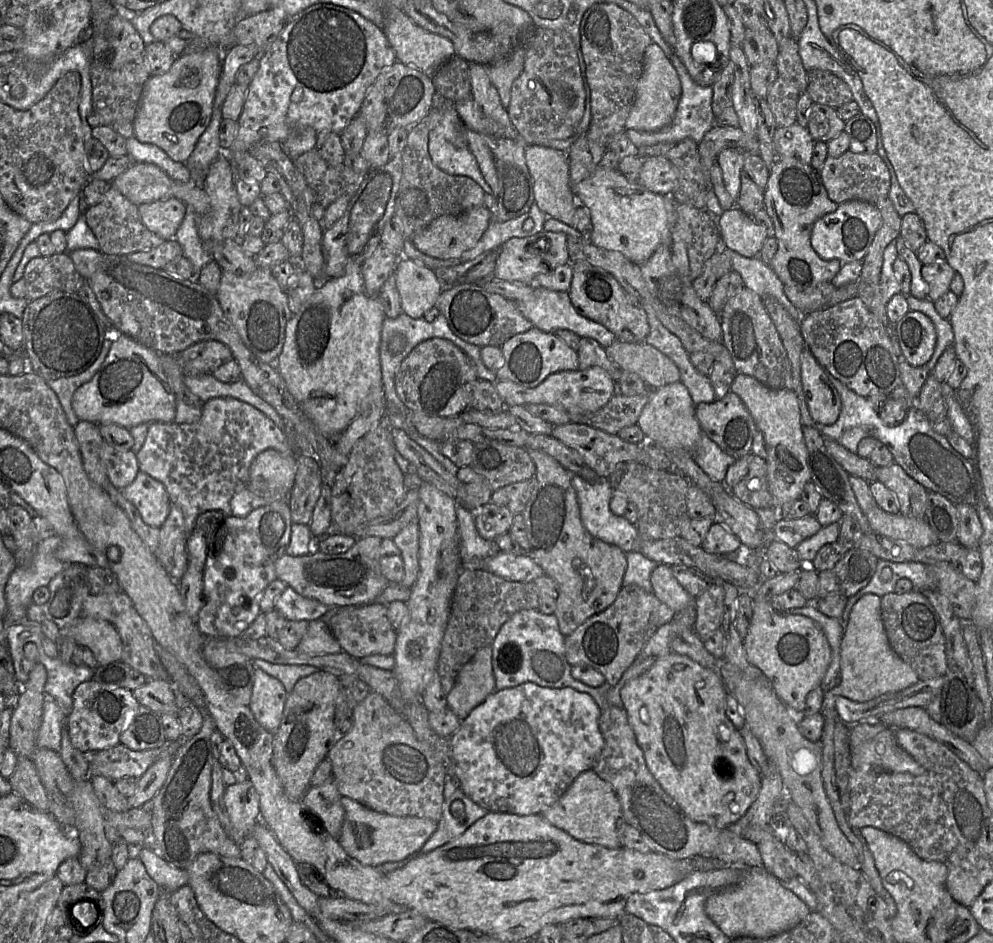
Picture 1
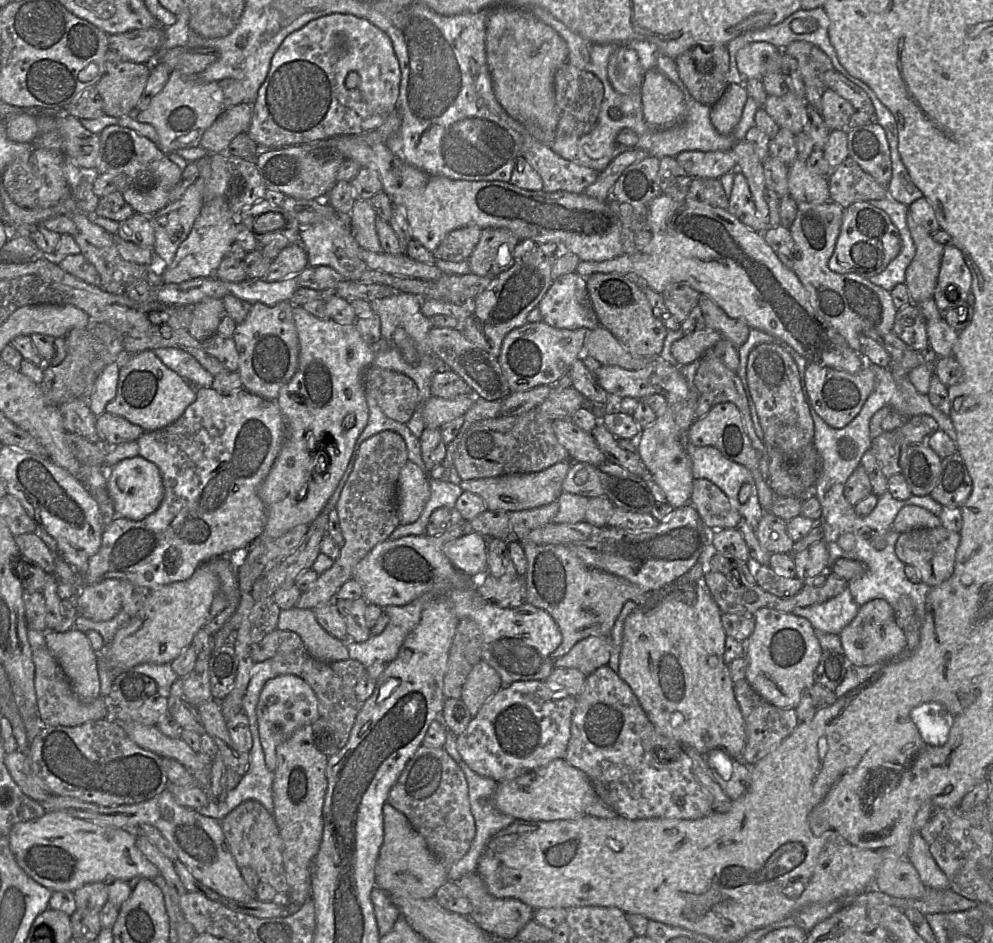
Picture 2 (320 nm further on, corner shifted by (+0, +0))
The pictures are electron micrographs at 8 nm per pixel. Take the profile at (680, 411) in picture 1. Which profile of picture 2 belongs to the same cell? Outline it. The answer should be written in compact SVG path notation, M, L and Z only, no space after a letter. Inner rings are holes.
M662 193L649 204L646 227L652 233L652 237L644 249L633 254L623 253L619 257L602 262L580 261L575 272L582 277L588 277L594 272L621 275L634 272L658 293L662 293L674 283L687 284L699 294L708 295L728 316L741 320L750 329L769 334L776 342L787 343L808 363L852 374L864 368L862 354L850 348L845 338L813 308L798 276L781 262L763 235L743 224L728 210L690 198L675 200Z

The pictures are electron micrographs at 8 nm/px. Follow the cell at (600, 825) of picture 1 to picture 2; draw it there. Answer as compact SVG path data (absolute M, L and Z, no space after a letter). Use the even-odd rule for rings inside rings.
M563 758L513 780L497 783L494 806L499 812L518 820L574 820L584 816L586 808L596 798L598 796L586 774Z

